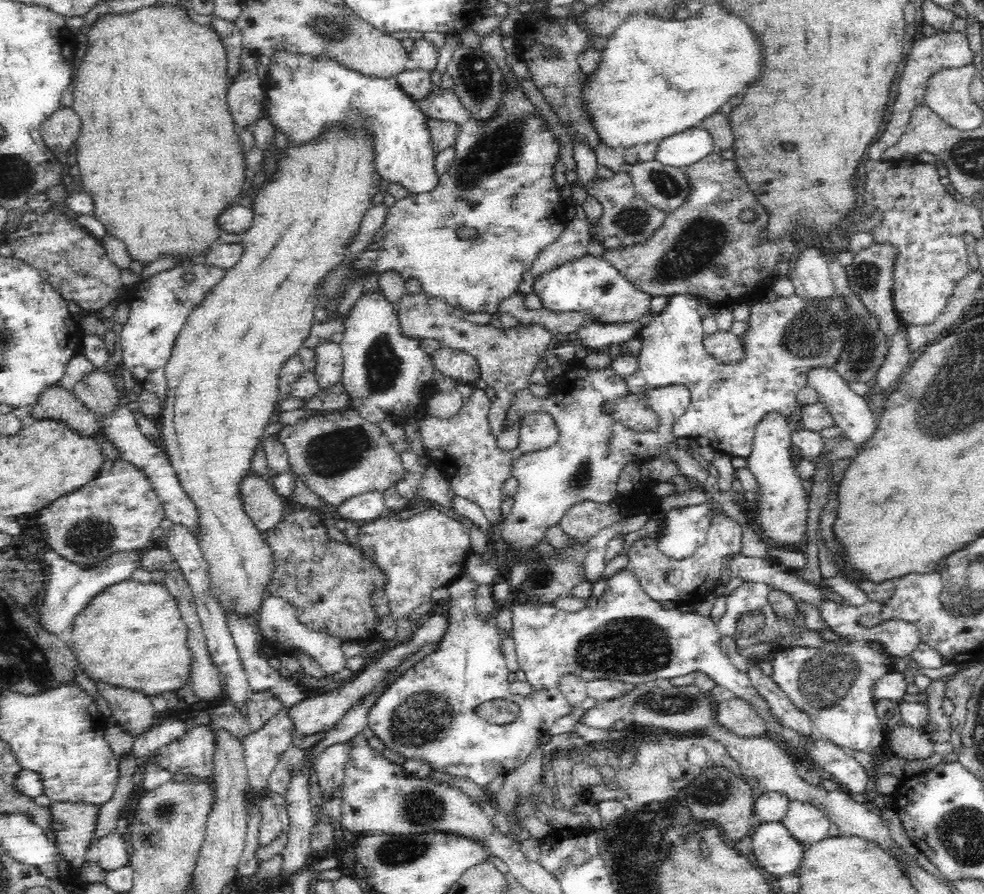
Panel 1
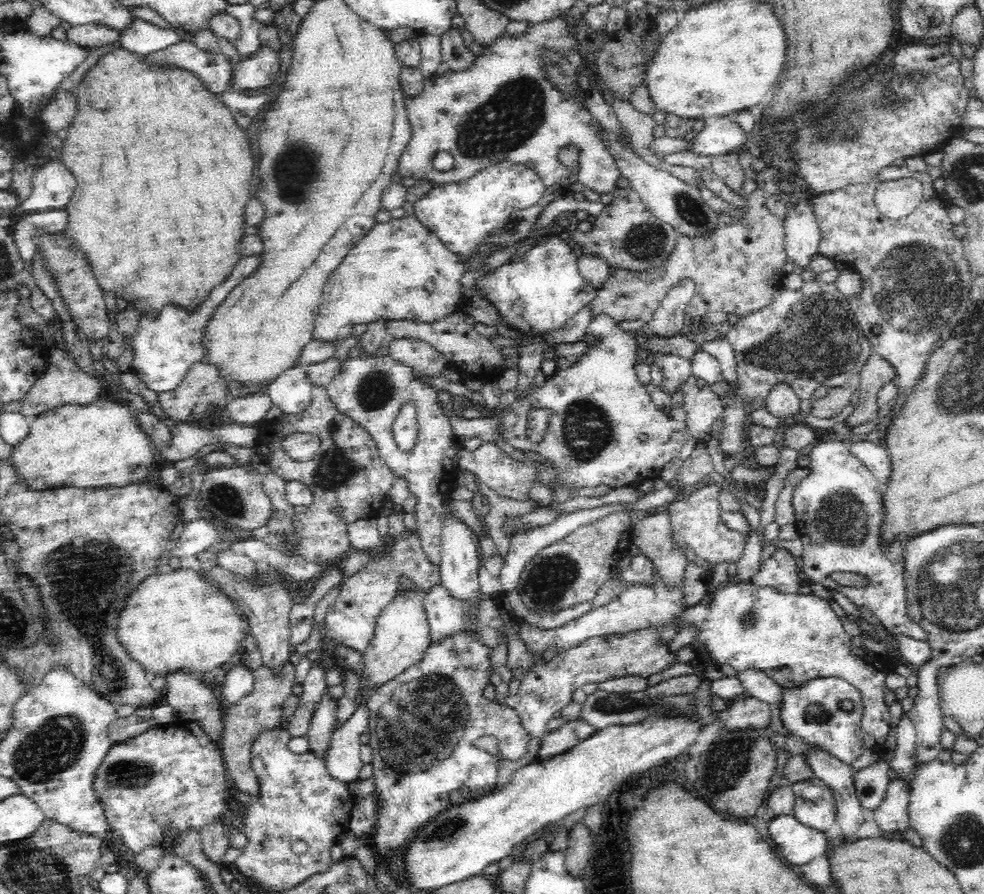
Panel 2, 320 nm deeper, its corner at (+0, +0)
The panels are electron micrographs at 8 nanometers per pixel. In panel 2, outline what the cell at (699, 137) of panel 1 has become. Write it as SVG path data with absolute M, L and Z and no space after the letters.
M727 117L708 118L702 130L688 140L688 152L696 156L709 156L714 158L728 152L738 152L746 144L746 133L737 122Z

